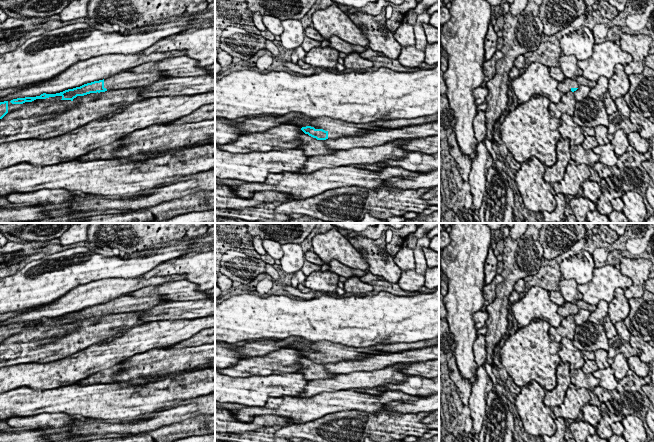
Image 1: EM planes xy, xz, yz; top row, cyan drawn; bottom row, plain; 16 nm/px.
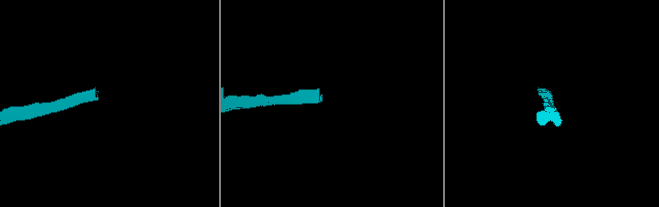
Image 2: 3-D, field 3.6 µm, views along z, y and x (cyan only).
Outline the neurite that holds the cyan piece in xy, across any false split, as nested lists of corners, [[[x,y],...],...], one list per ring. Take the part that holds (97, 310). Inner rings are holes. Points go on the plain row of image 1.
[[[124,295],[108,301],[103,304],[94,305],[84,308],[80,311],[68,313],[56,318],[43,317],[36,321],[25,321],[13,323],[12,328],[23,328],[25,326],[32,326],[36,323],[46,323],[49,321],[61,320],[61,324],[71,324],[77,320],[84,320],[90,317],[100,317],[109,314],[121,314],[129,312],[148,311],[162,302],[169,302],[161,299],[157,295],[149,295],[144,297],[133,297],[131,295]]]

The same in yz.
[[[565,302],[562,306],[558,307],[557,313],[563,318],[565,318],[568,315],[576,315],[578,311],[579,308],[574,303]]]

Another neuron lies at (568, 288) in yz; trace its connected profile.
[[[561,279],[558,286],[565,302],[574,303],[576,300],[582,300],[582,294],[578,291],[578,284],[574,279]]]

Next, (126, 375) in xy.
[[[215,343],[180,349],[156,348],[124,359],[121,363],[122,371],[114,375],[113,379],[118,384],[137,383],[139,386],[142,386],[151,381],[173,378],[185,372],[193,371],[195,368],[212,360],[215,360]]]

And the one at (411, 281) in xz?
[[[415,270],[402,271],[397,284],[404,291],[416,292],[425,285],[425,276]]]

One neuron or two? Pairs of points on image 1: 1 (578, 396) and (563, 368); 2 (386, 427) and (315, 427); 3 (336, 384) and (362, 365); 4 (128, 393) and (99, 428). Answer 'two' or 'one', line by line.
1: two
2: one
3: two
4: two

